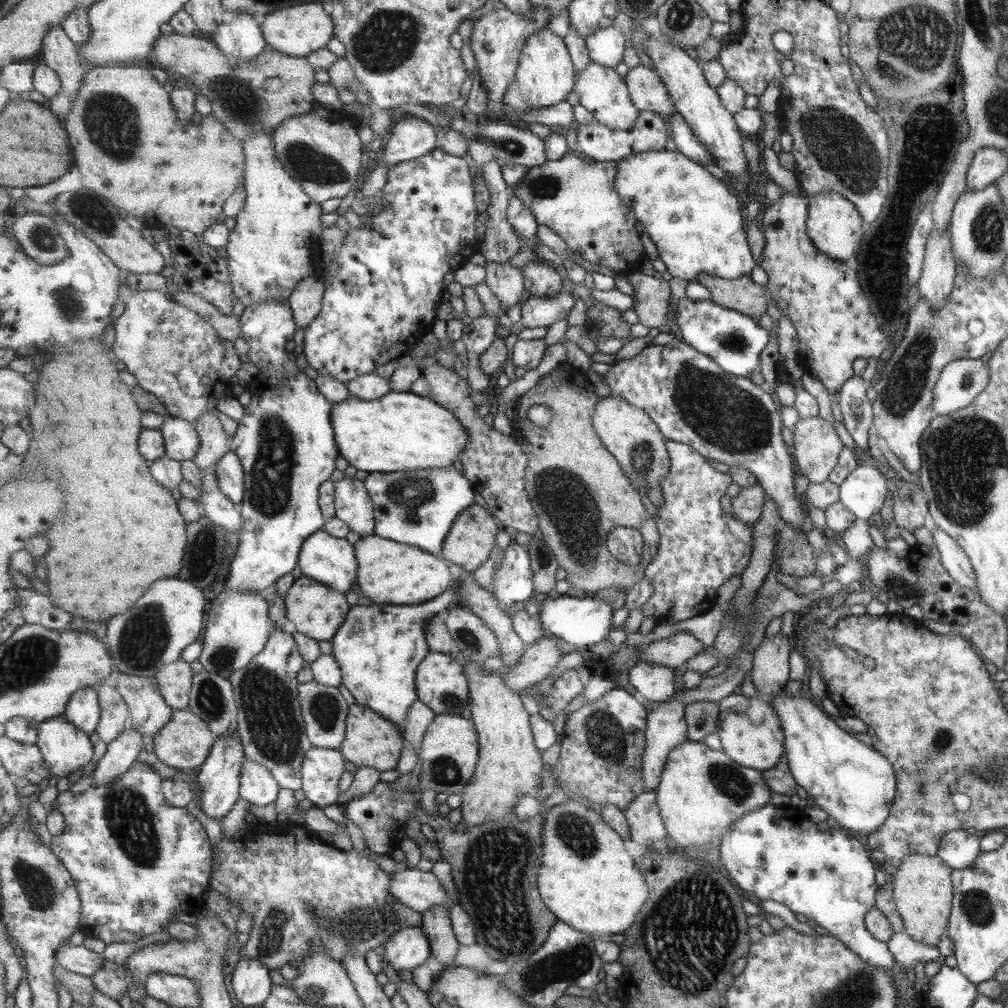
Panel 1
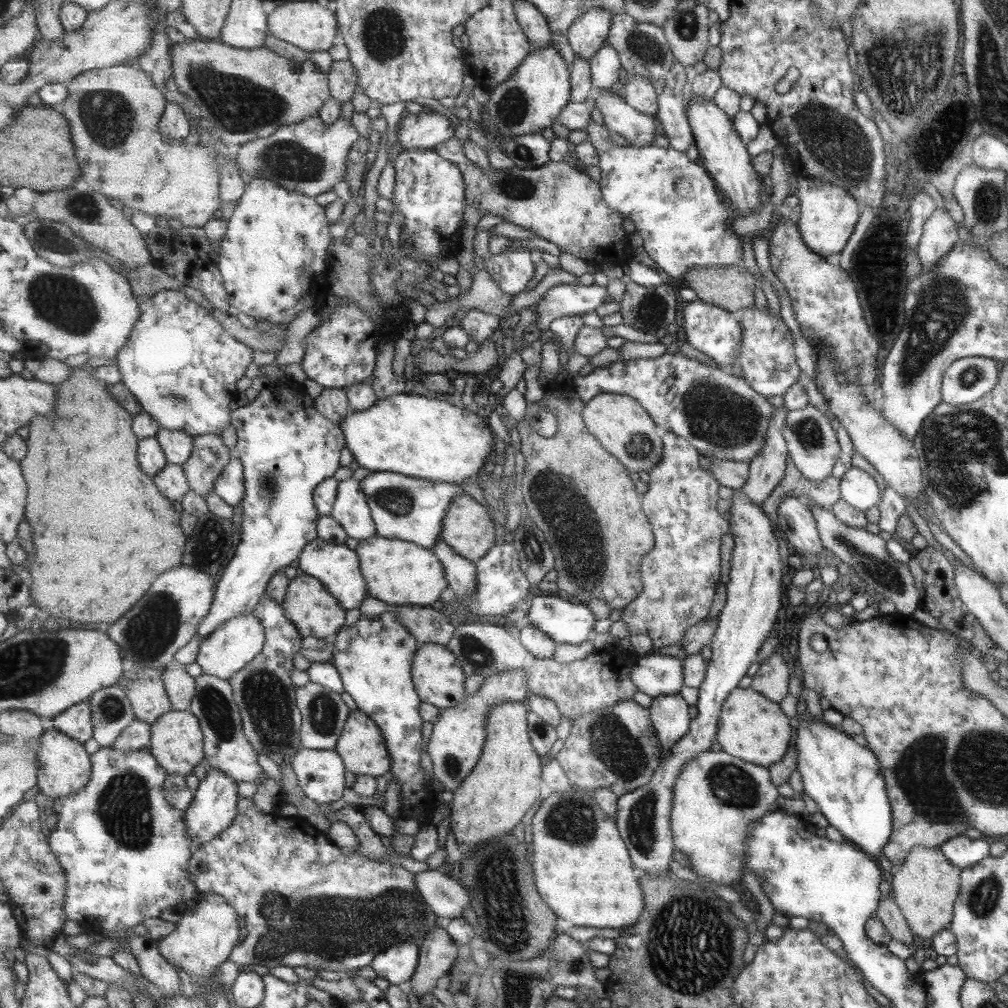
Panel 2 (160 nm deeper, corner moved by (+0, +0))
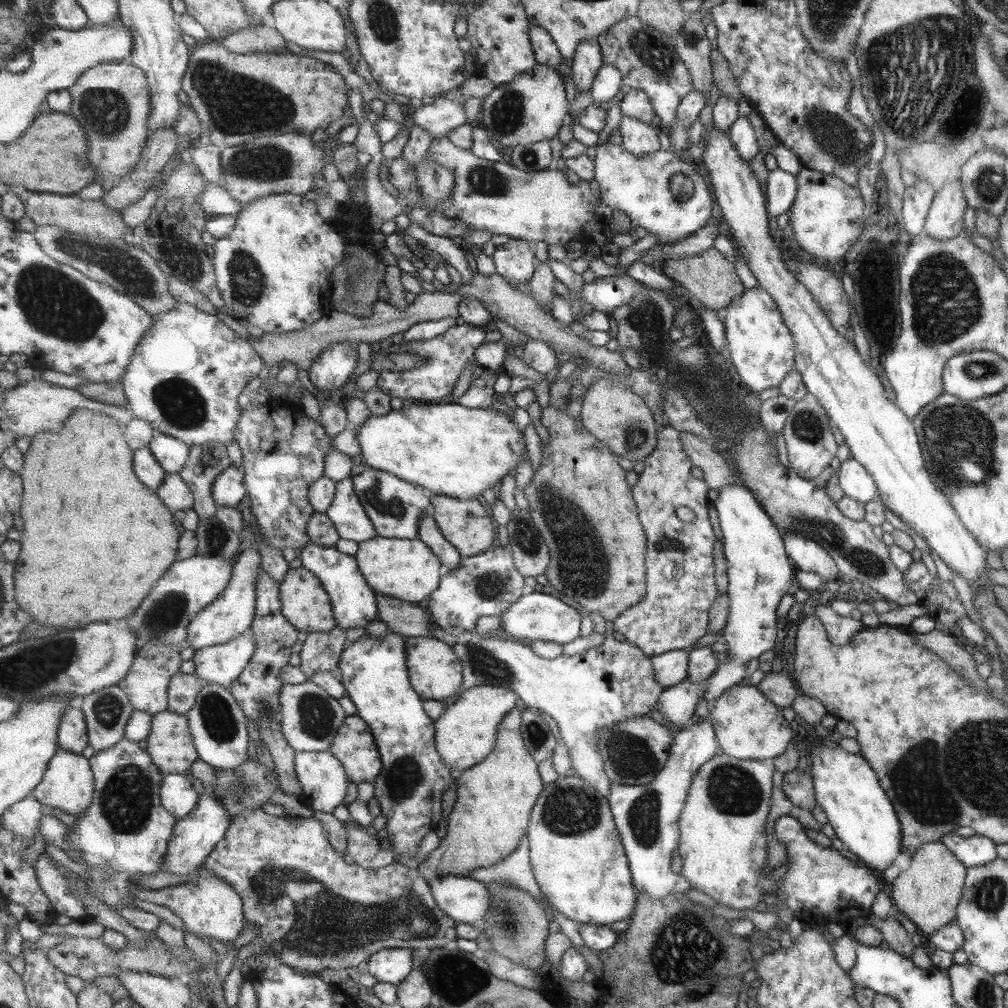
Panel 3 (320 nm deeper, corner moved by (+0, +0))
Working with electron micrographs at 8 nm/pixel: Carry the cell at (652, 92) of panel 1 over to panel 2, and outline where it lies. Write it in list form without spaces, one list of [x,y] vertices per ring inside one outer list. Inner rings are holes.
[[[631,76],[625,85],[624,99],[638,112],[656,117],[658,114],[658,92],[644,76]]]

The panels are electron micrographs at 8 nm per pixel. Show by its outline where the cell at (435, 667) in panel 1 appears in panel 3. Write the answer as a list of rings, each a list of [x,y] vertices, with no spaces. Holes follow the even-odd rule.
[[[432,636],[406,637],[407,664],[413,688],[424,700],[445,700],[463,690],[464,662],[452,645]]]

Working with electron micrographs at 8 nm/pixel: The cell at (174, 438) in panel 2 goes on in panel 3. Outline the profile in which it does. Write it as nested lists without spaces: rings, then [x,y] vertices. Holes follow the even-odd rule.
[[[155,430],[150,448],[157,463],[161,464],[168,474],[180,474],[190,458],[191,448],[185,441],[159,430]]]

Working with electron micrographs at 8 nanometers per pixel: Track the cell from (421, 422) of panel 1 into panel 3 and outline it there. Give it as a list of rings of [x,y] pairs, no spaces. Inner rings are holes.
[[[459,403],[413,404],[399,411],[391,411],[385,416],[372,417],[358,431],[361,441],[361,455],[367,467],[381,469],[399,476],[411,484],[416,484],[433,492],[459,499],[481,499],[487,488],[493,488],[505,476],[509,476],[527,455],[527,442],[523,442],[522,430],[515,424],[510,411],[501,406],[486,409],[468,408]]]

